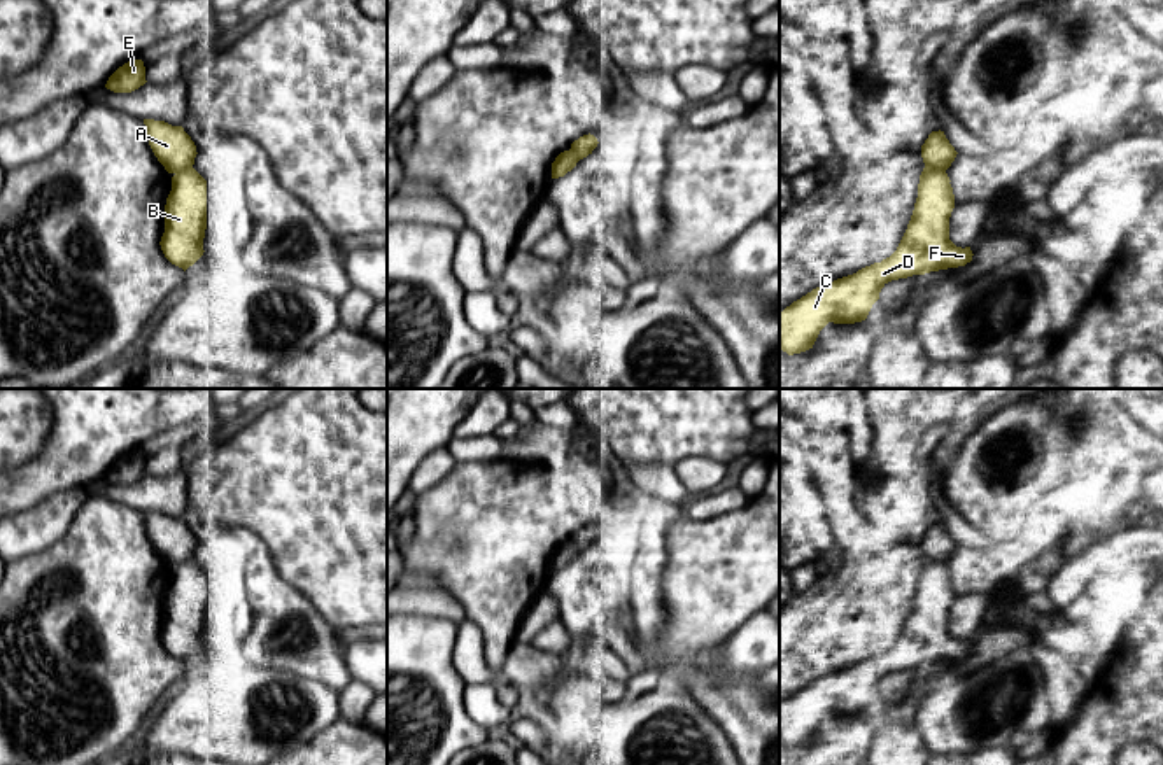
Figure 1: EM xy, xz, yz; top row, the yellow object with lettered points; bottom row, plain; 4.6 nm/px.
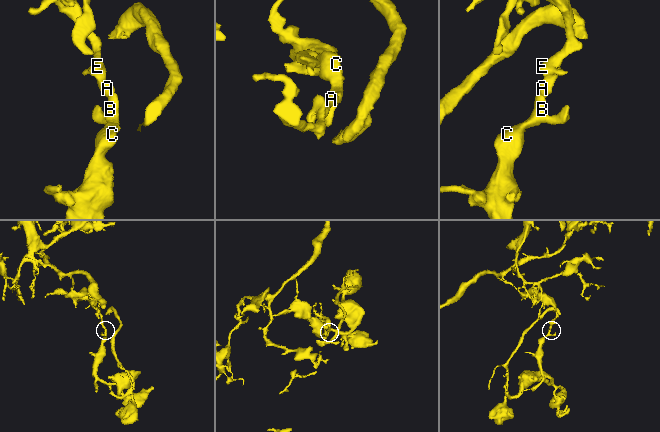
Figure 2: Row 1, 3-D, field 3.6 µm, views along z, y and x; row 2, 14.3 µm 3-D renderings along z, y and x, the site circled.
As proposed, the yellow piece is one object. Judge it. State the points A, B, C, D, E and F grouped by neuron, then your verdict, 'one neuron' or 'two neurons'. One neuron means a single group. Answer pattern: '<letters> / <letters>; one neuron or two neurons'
A E / B C D F; two neurons

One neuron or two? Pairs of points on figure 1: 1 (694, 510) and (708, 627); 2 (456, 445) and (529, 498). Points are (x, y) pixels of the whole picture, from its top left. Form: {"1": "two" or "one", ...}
{"1": "two", "2": "two"}

